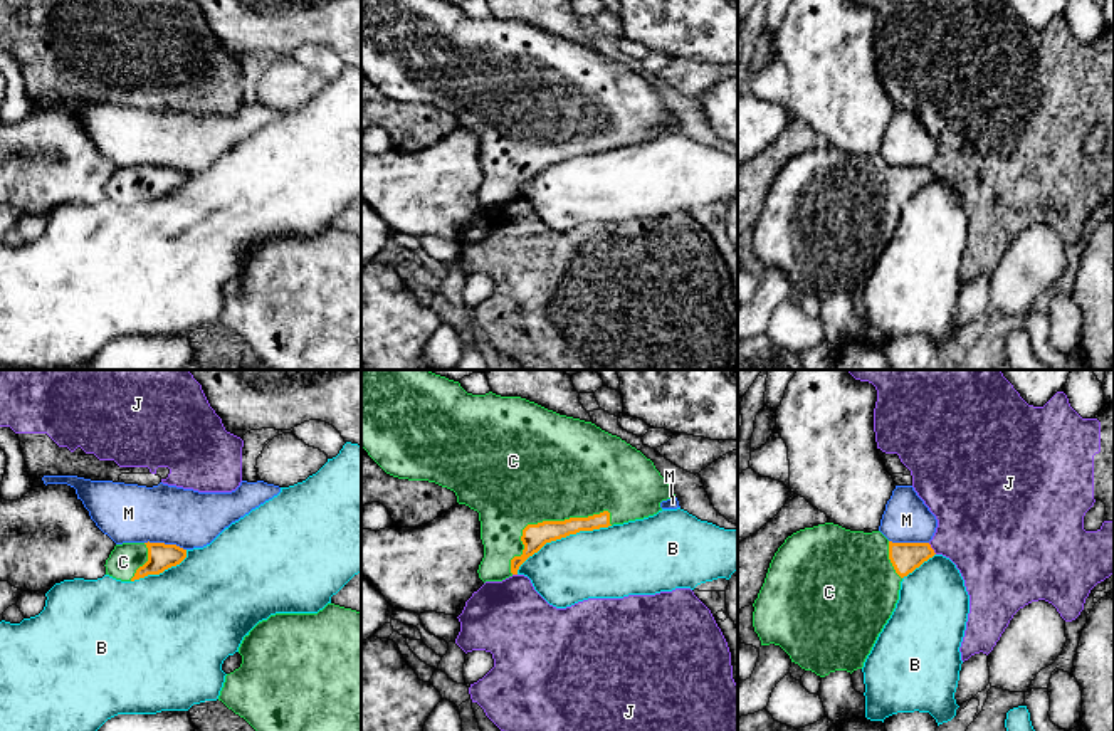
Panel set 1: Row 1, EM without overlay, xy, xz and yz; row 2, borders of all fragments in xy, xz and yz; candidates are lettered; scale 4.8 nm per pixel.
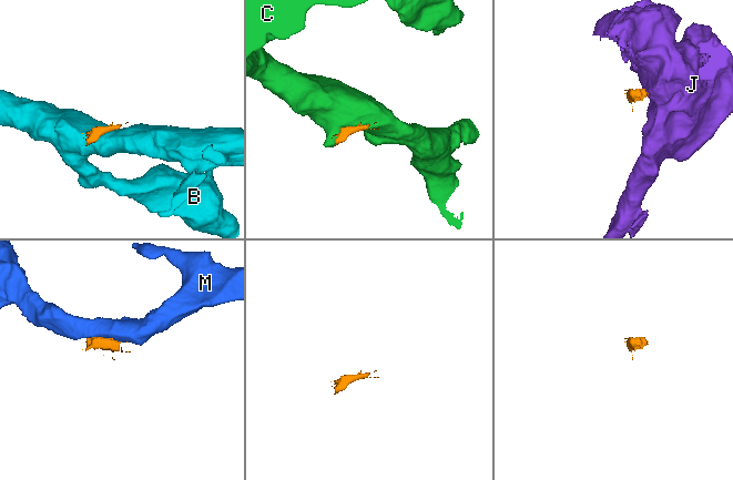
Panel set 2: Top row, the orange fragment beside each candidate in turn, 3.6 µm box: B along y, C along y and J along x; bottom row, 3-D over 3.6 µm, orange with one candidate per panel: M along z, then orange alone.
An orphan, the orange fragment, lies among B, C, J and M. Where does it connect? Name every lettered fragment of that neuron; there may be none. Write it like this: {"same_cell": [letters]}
{"same_cell": ["C"]}

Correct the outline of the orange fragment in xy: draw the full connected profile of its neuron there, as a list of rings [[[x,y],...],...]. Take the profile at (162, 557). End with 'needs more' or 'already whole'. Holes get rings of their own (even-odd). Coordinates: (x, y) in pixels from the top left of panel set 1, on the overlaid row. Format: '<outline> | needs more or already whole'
[[[123,543],[116,544],[106,560],[106,575],[134,581],[148,575],[160,575],[180,565],[187,558],[187,550],[165,543]]] | needs more

